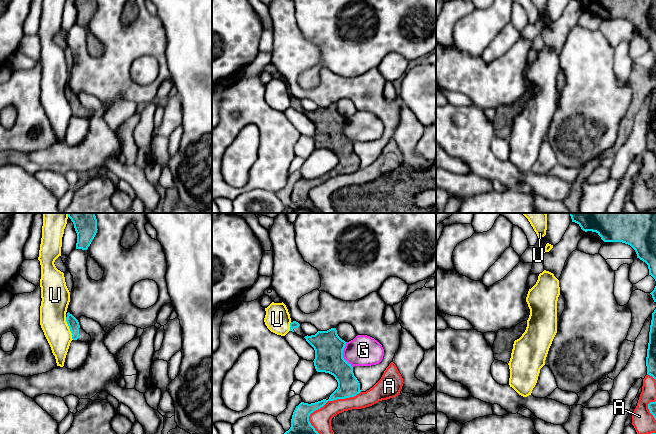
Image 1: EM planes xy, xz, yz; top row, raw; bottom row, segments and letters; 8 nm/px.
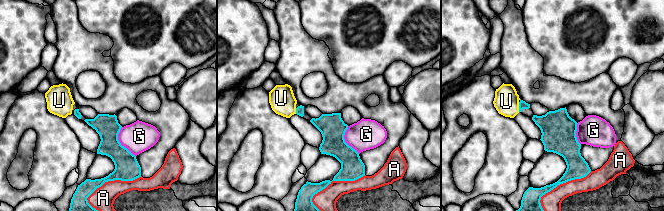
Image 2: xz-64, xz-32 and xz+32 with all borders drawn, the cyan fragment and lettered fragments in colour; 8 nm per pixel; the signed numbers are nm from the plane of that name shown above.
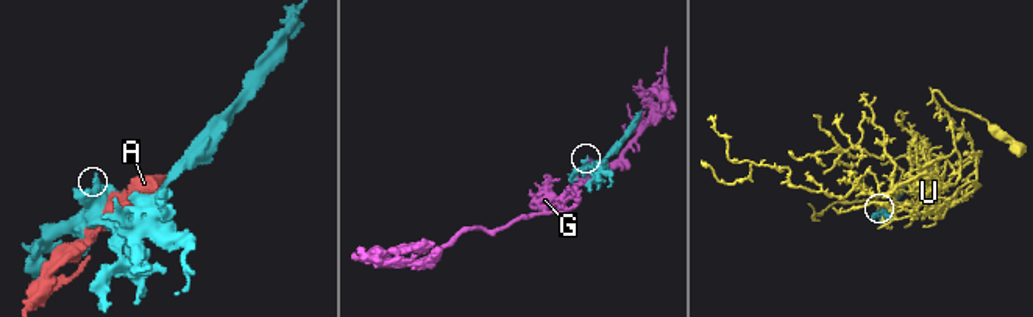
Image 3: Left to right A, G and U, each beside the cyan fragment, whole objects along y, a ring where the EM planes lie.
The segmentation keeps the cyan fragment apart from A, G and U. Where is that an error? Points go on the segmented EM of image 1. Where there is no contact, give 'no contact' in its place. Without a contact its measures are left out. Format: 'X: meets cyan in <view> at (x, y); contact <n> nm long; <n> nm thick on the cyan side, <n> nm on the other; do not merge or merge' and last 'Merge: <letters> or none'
A: meets cyan in xz at (330, 400); contact 480 nm long; 180 nm thick on the cyan side, 160 nm on the other; do not merge
G: meets cyan in xz at (342, 355); contact 220 nm long; 240 nm thick on the cyan side, 240 nm on the other; do not merge
U: meets cyan in xy at (69, 327); contact 200 nm long; 90 nm thick on the cyan side, 220 nm on the other; do not merge
Merge: none

